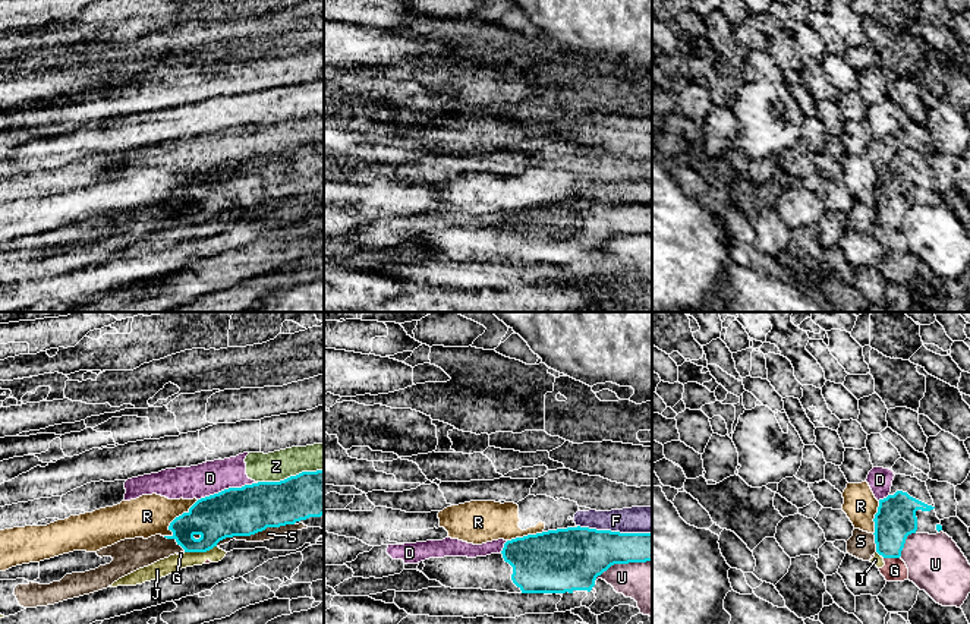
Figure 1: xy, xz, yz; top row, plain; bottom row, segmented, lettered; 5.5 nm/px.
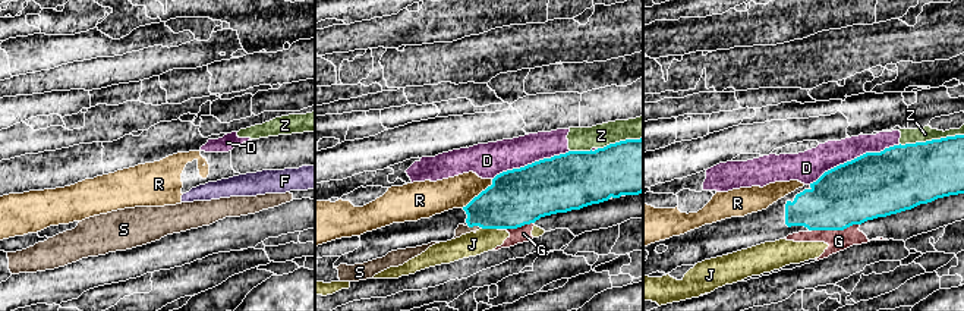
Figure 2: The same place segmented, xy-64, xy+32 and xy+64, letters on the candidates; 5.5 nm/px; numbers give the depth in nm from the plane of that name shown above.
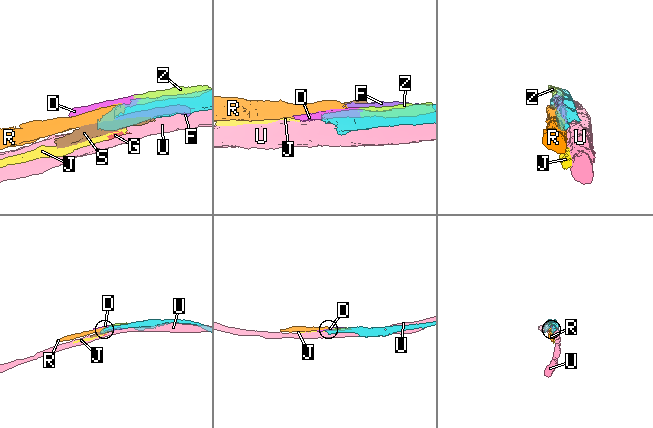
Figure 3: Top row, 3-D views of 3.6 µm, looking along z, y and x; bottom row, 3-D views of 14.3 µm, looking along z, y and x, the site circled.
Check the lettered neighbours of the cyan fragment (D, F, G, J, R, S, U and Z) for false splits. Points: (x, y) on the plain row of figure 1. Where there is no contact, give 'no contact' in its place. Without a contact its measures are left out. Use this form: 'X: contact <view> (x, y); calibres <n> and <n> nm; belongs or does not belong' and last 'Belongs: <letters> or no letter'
D: contact xy (229, 160); calibres 280 and 180 nm; does not belong
F: contact xz (614, 204); calibres 320 and 140 nm; does not belong
G: contact yz (891, 229); calibres 220 and 130 nm; does not belong
J: contact xy (200, 223); calibres 260 and 90 nm; does not belong
R: contact xy (175, 191); calibres 260 and 220 nm; does not belong
S: contact xy (254, 205); calibres 280 and 70 nm; does not belong
U: contact xz (620, 235); calibres 320 and 240 nm; does not belong
Z: contact xy (290, 148); calibres 260 and 160 nm; does not belong
Belongs: no letter

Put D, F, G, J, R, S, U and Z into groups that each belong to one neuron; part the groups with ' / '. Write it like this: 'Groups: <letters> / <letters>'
Groups: D Z / F S / G J / R / U

